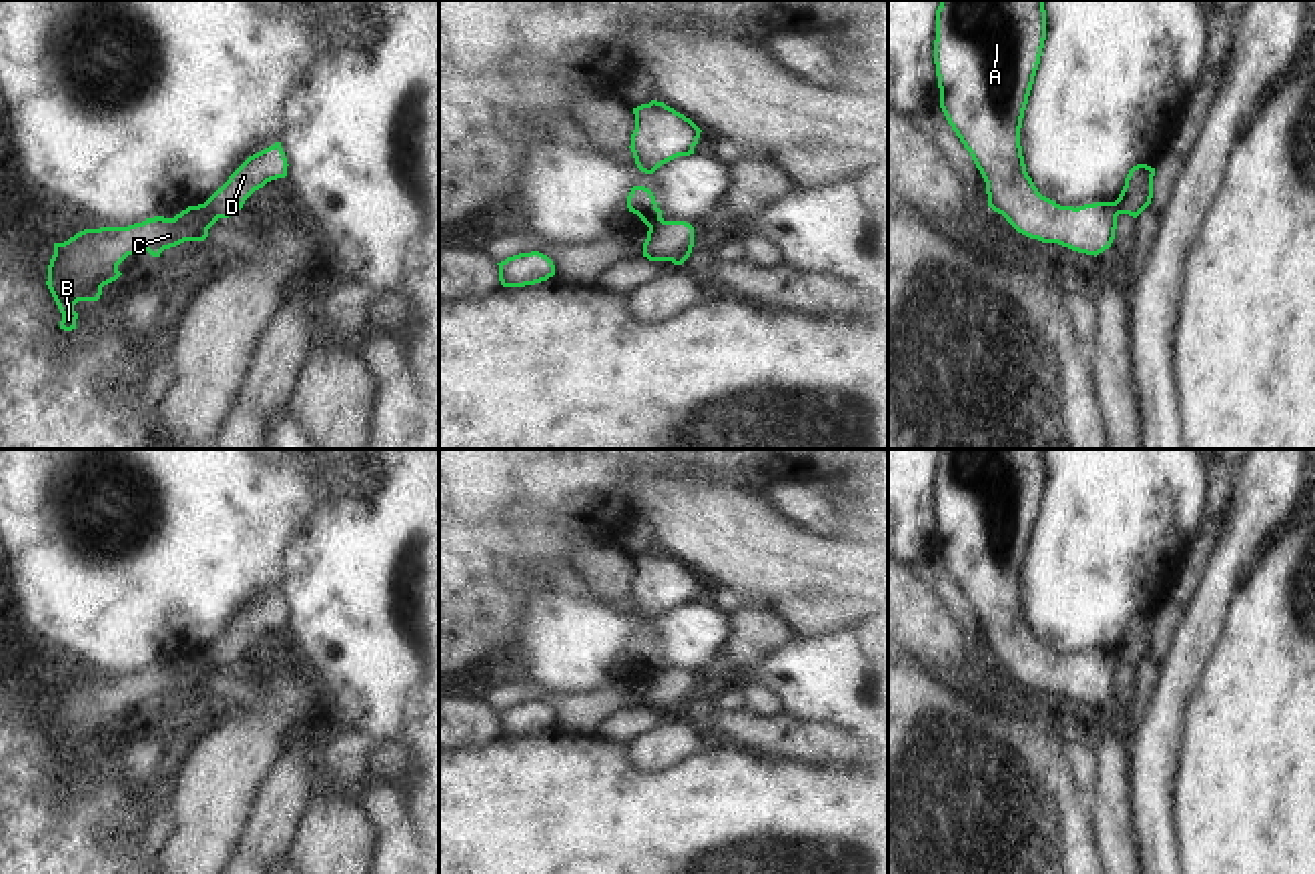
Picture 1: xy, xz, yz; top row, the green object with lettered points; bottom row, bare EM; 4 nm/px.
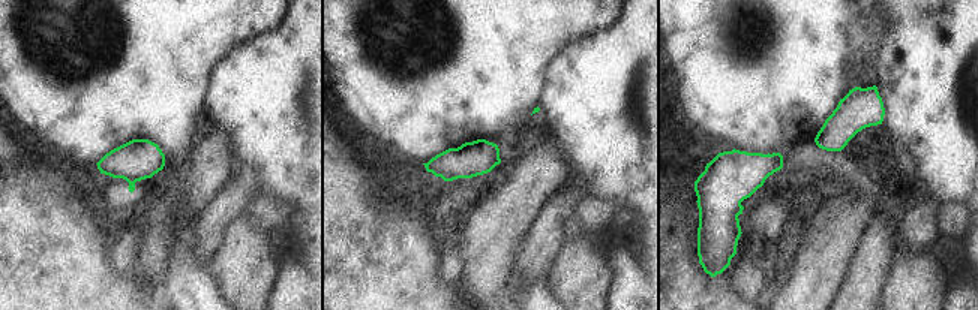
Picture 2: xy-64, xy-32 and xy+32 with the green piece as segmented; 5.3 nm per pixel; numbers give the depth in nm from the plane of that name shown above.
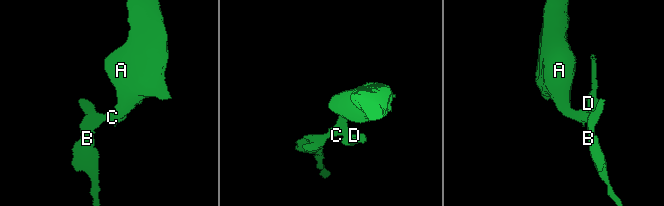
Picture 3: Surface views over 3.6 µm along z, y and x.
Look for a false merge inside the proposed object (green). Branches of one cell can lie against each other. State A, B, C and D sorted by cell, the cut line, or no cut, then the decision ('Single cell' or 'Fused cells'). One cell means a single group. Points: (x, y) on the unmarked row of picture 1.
Groups: A B C / D. Split along xy (203, 654), (219, 666). Fused cells

